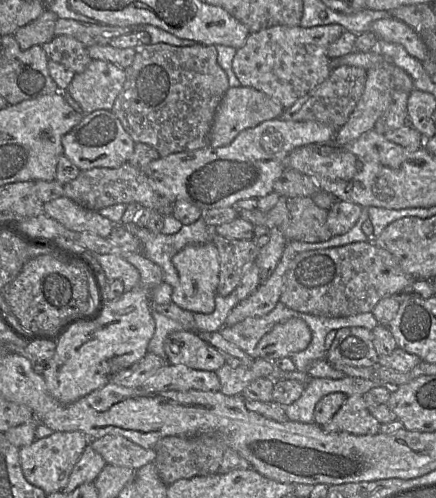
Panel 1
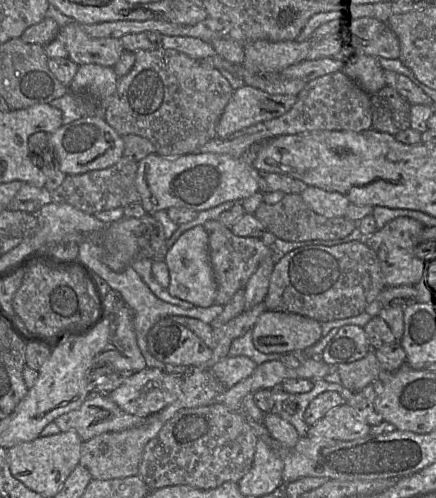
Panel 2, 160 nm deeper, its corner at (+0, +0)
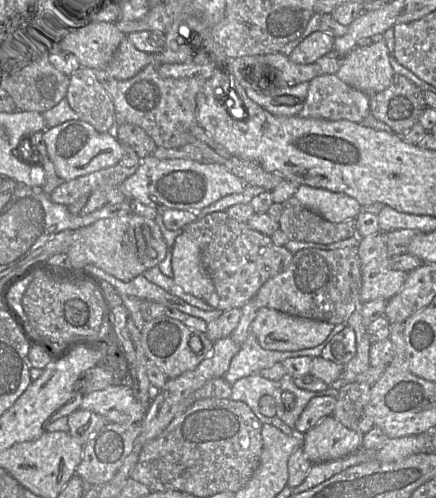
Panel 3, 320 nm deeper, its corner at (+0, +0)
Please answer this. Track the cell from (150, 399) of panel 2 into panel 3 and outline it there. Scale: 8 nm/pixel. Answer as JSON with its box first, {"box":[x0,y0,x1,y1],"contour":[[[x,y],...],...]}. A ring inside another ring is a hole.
{"box":[80,384,148,424],"contour":[[[114,384],[83,396],[80,409],[103,416],[108,423],[133,424],[144,418],[148,405],[141,404],[130,385]]]}

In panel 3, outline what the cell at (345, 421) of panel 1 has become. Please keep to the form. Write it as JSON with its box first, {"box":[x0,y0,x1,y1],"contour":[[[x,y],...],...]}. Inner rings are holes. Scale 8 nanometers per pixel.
{"box":[303,415,363,464],"contour":[[[330,415],[304,434],[303,450],[312,464],[329,462],[361,449],[363,437]]]}

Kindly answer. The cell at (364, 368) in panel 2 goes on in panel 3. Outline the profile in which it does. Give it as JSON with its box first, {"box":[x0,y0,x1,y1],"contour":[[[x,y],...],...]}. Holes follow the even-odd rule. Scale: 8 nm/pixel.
{"box":[253,247,371,375],"contour":[[[358,247],[333,250],[306,248],[293,255],[290,265],[267,280],[253,298],[257,309],[267,307],[283,313],[324,321],[333,325],[347,321],[356,333],[356,355],[345,365],[345,372],[358,375],[369,369],[371,341],[363,321],[362,275]]]}

